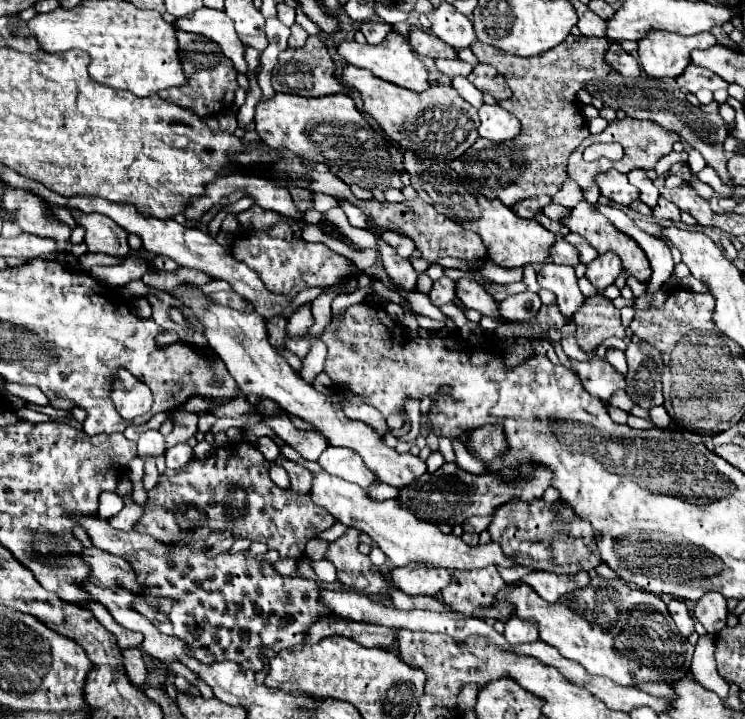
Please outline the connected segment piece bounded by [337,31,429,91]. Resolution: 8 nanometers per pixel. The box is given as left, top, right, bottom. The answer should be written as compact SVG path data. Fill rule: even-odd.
M391 31L387 33L387 37L379 43L379 45L361 45L357 41L341 41L337 45L337 55L341 59L345 59L347 63L355 65L355 67L363 67L363 69L369 69L375 77L379 79L385 79L389 83L395 83L399 87L405 87L405 89L413 89L413 91L425 91L429 89L429 75L427 75L427 67L421 63L421 59L417 57L417 53L411 49L411 45L407 45L407 39L397 33L397 31Z

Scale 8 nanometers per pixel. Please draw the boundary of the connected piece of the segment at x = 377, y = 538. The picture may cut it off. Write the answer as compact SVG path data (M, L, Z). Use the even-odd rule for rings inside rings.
M323 471L313 473L311 497L315 503L333 513L333 517L347 527L355 527L367 533L373 543L389 557L395 567L403 567L409 563L425 563L445 569L479 569L485 565L505 565L511 567L511 559L507 559L497 543L469 547L461 541L461 537L445 535L437 529L437 525L419 521L411 511L399 507L396 499L373 501L357 484L348 482L340 477Z

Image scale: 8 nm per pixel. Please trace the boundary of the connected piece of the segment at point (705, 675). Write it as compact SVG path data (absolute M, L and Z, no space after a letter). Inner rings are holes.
M703 635L699 637L691 661L691 671L695 673L697 681L717 695L729 695L729 685L727 681L719 675L715 667L715 637L713 635Z

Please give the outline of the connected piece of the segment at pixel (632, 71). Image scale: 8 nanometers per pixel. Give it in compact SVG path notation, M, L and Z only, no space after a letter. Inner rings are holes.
M611 43L609 49L605 51L605 61L621 75L637 79L641 75L641 67L639 63L619 45L619 43Z

